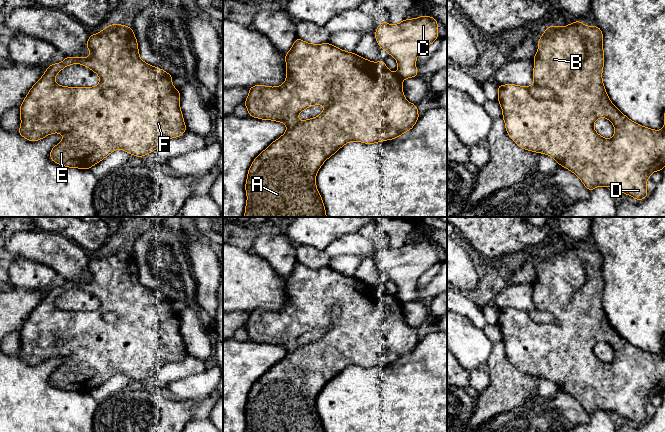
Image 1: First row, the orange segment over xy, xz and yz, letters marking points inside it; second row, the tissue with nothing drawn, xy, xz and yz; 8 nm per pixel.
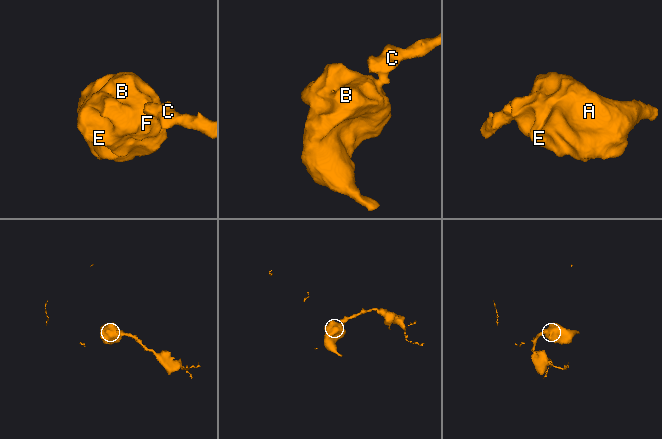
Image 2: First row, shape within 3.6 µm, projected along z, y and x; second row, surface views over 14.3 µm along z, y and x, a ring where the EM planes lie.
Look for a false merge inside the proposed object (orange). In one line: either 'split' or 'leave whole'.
split

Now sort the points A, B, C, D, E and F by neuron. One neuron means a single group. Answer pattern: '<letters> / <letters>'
A B D E F / C

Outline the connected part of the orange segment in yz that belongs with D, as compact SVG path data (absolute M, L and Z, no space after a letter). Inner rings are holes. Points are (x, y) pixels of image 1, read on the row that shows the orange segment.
M575 21L567 26L548 26L544 31L543 35L537 42L538 51L533 58L534 69L533 69L533 78L534 82L539 87L548 87L553 90L555 97L553 99L539 100L534 98L527 86L518 86L515 84L498 84L498 102L502 108L502 118L505 121L505 128L508 133L508 136L522 149L533 151L536 153L543 153L549 155L558 164L570 171L572 171L585 185L585 187L592 191L597 186L604 187L614 187L620 192L630 195L638 201L643 200L648 196L646 181L650 178L650 175L654 171L662 171L665 167L665 111L664 111L664 128L662 130L653 130L647 127L644 127L638 123L633 122L627 116L625 116L609 99L604 83L602 80L602 71L604 67L604 51L603 51L603 33L598 26L586 26L581 21ZM598 118L606 118L612 122L614 125L615 133L612 138L604 138L600 136L594 129L594 123Z

